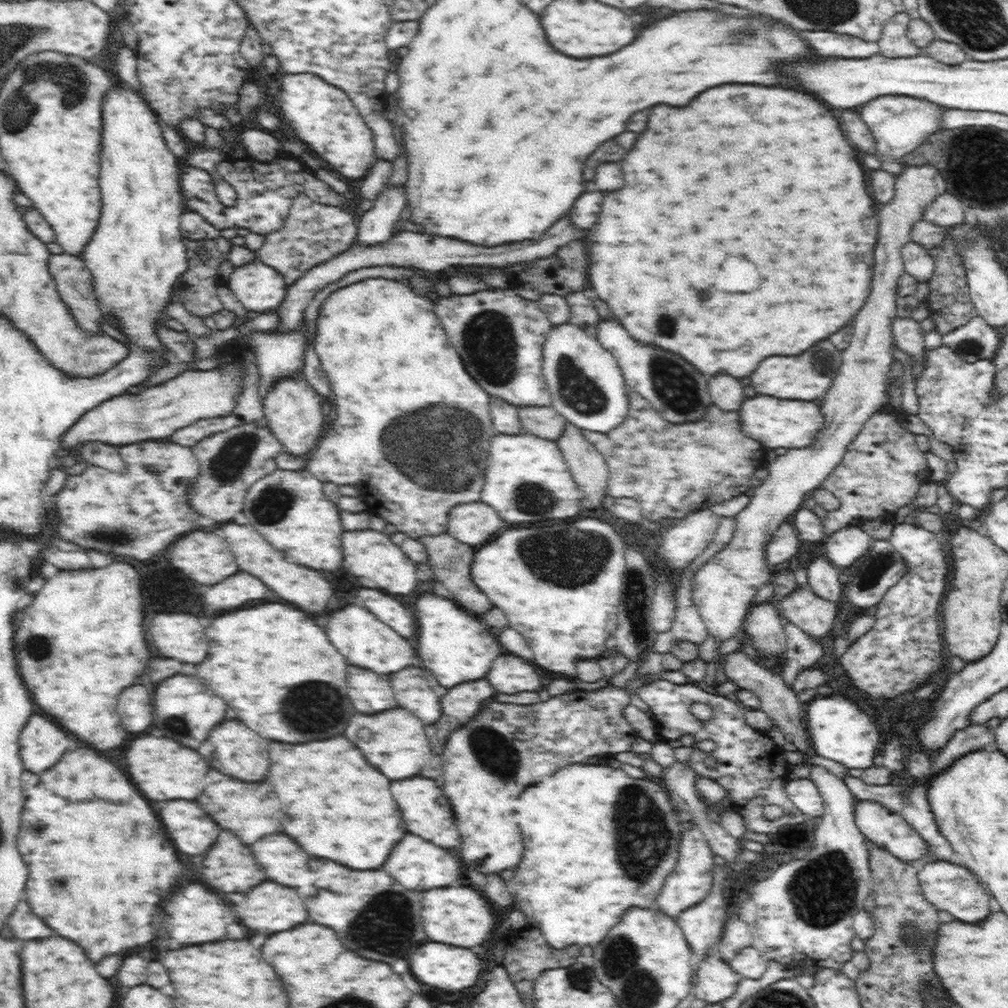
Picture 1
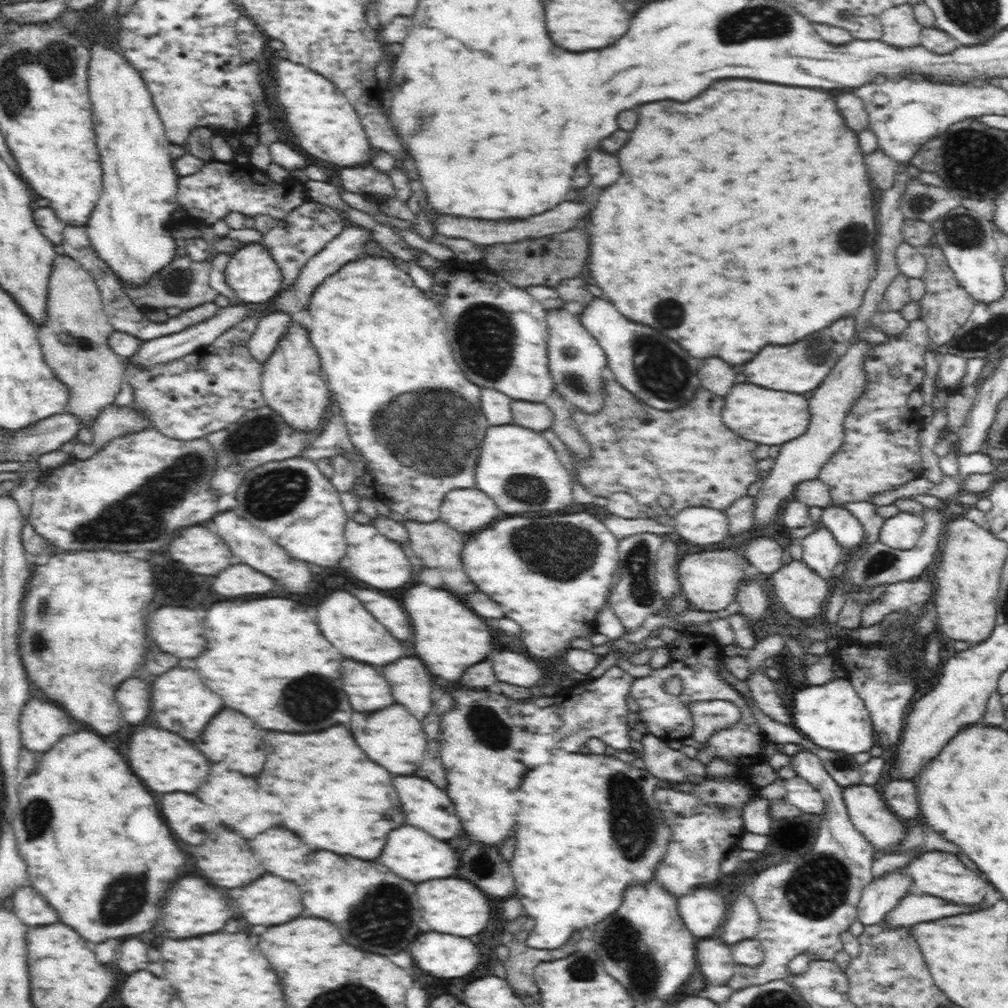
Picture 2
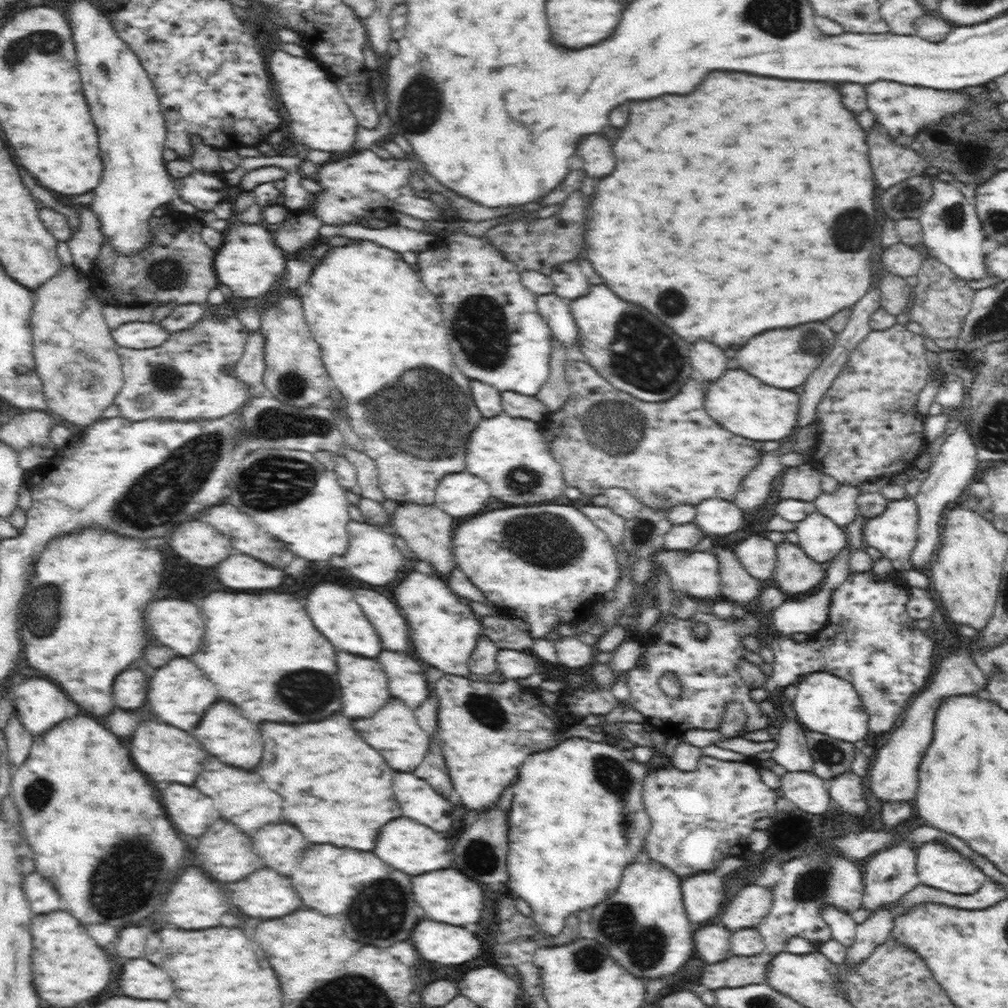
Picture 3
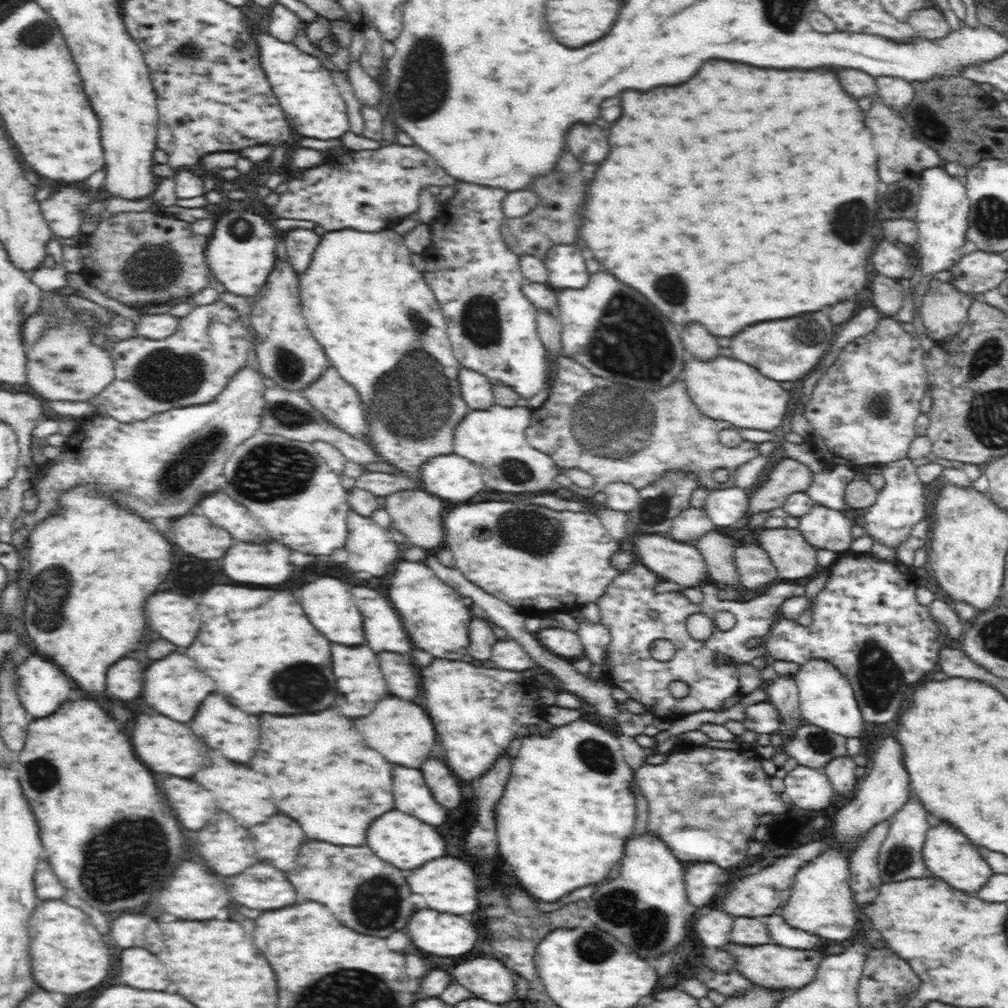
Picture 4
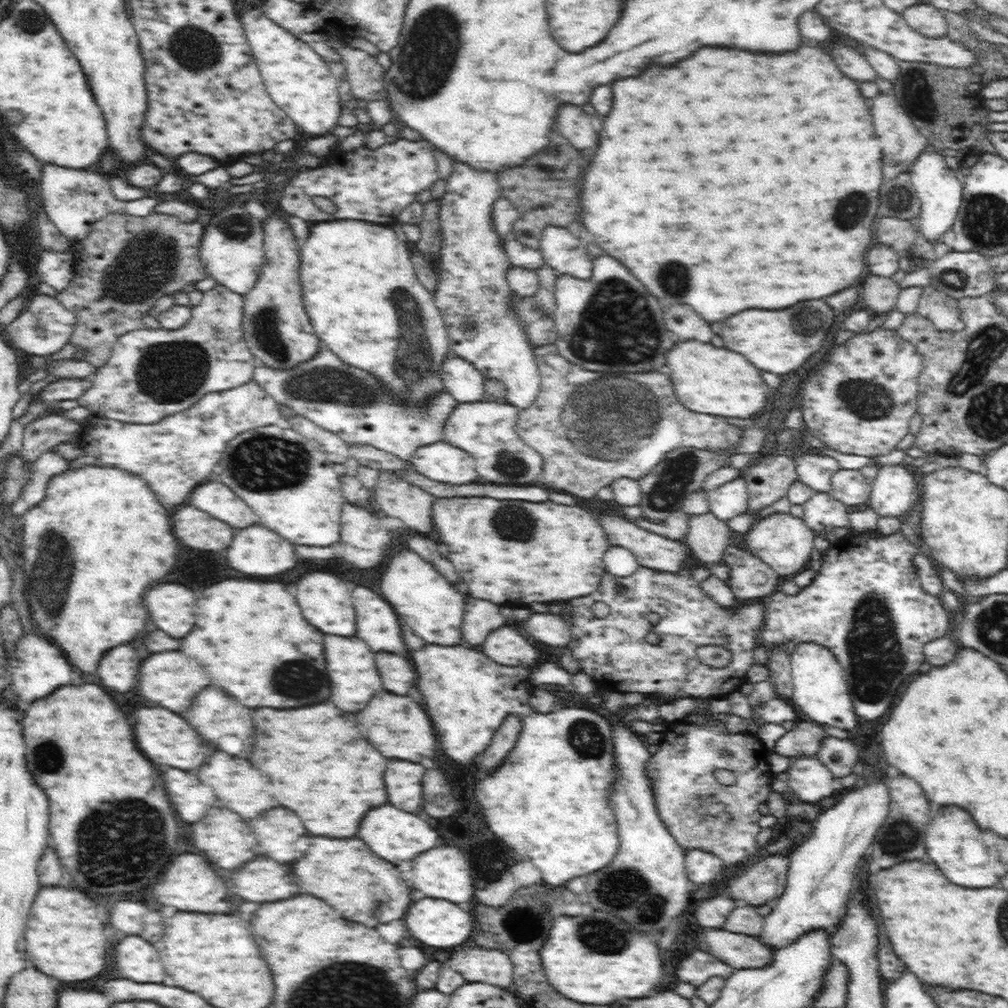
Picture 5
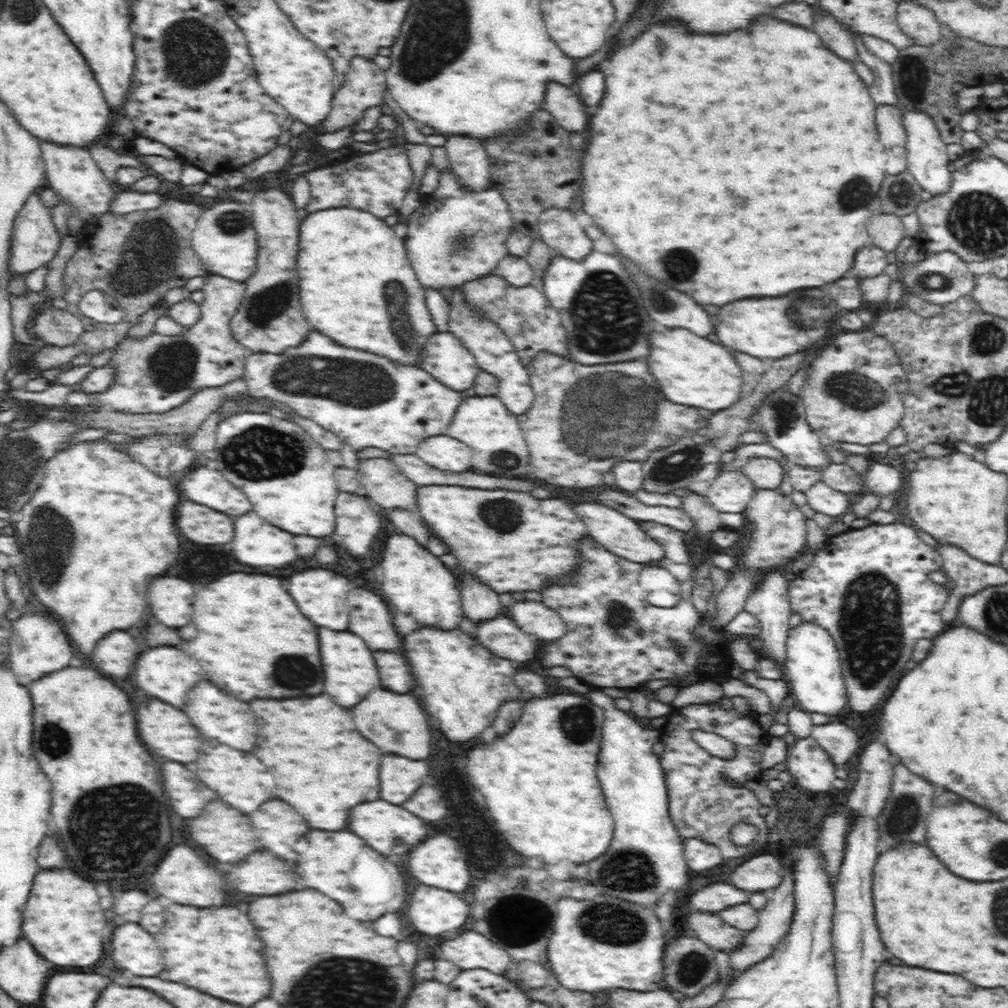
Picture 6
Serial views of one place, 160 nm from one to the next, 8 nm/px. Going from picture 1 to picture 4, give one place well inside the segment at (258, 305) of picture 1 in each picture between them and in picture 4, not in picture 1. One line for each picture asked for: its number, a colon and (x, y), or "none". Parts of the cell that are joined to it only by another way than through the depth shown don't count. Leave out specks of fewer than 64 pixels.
2: (251, 272)
3: (248, 261)
4: (240, 253)

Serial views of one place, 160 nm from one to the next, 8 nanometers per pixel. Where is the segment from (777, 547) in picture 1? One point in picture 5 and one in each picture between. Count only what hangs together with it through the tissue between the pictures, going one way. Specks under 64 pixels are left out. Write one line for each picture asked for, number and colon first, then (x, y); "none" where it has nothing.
2: (764, 555)
3: (757, 555)
4: (755, 569)
5: (749, 577)

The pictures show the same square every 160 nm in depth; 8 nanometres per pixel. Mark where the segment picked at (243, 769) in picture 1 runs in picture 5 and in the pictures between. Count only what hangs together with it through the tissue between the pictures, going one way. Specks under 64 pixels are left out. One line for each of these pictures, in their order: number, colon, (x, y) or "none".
2: (227, 739)
3: (225, 732)
4: (223, 726)
5: (219, 718)

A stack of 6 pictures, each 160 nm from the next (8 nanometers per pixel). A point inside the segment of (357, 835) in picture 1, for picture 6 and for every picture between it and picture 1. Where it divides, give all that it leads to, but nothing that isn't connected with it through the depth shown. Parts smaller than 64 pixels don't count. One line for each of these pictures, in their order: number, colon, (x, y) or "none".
2: (335, 799)
3: (335, 789)
4: (325, 777)
5: (323, 769)
6: (322, 764)

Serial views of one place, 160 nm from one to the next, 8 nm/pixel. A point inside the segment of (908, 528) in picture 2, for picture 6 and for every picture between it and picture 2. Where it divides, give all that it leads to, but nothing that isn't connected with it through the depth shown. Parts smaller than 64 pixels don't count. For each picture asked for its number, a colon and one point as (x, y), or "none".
3: (893, 532)
4: (900, 503)
5: (892, 493)
6: (880, 479)

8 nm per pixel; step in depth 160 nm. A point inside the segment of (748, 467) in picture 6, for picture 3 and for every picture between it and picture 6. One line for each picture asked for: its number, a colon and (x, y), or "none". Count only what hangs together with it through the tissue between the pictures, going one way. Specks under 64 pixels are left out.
3: (803, 482)
4: (788, 476)
5: (769, 479)

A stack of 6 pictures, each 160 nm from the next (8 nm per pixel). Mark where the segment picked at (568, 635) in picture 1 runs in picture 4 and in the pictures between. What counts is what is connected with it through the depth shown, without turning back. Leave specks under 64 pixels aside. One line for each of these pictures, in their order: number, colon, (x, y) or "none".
2: (551, 574)
3: (547, 565)
4: (533, 558)

